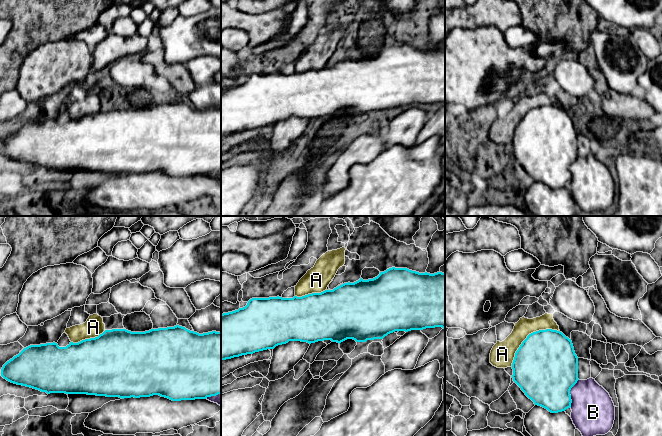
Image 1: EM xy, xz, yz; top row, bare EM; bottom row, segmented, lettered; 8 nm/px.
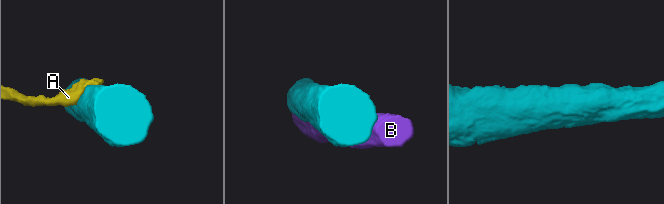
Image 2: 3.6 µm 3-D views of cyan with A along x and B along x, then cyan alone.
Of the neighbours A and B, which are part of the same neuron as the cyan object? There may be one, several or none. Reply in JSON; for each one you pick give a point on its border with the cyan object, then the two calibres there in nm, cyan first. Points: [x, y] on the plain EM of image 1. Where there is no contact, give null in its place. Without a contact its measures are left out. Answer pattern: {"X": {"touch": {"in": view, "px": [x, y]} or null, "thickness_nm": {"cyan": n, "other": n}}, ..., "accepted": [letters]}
{"accepted": []}

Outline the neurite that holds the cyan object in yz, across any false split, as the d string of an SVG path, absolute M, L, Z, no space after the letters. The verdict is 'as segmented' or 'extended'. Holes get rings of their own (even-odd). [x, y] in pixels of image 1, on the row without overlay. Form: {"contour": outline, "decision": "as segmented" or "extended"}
{"contour": "M552 105L539 106L527 112L515 129L512 139L513 157L535 181L551 189L571 183L571 164L578 155L578 133L571 115Z", "decision": "as segmented"}

